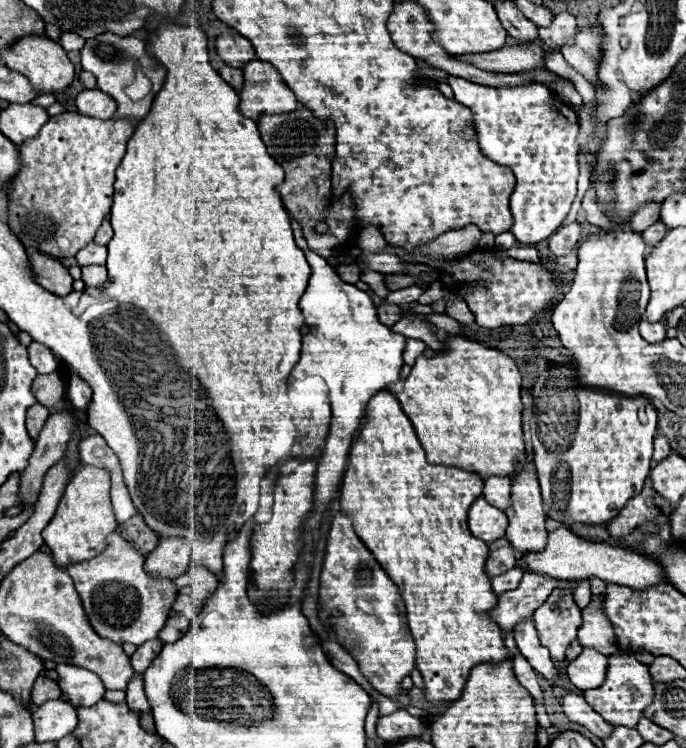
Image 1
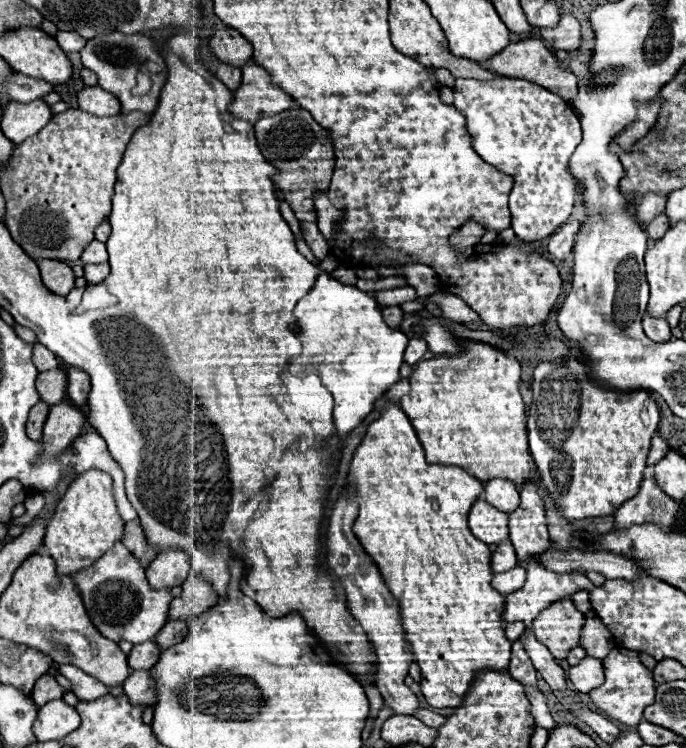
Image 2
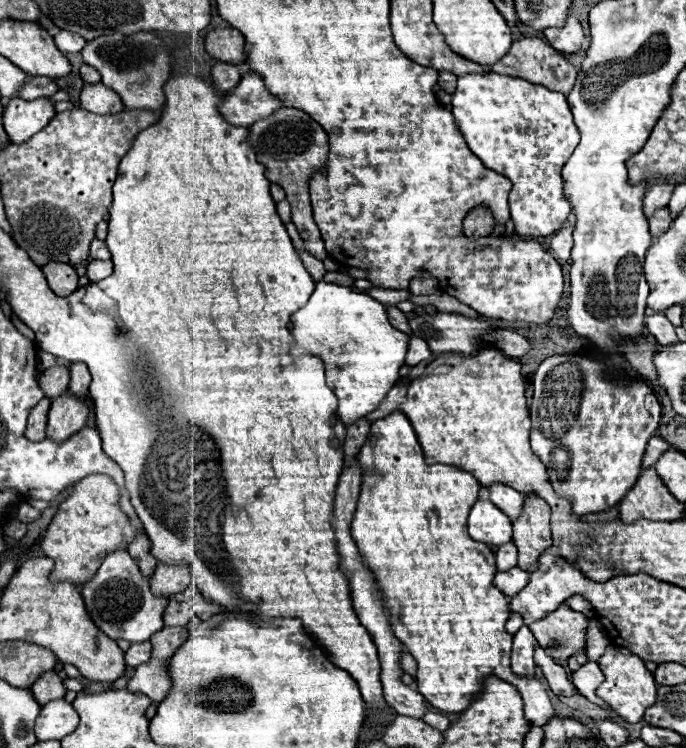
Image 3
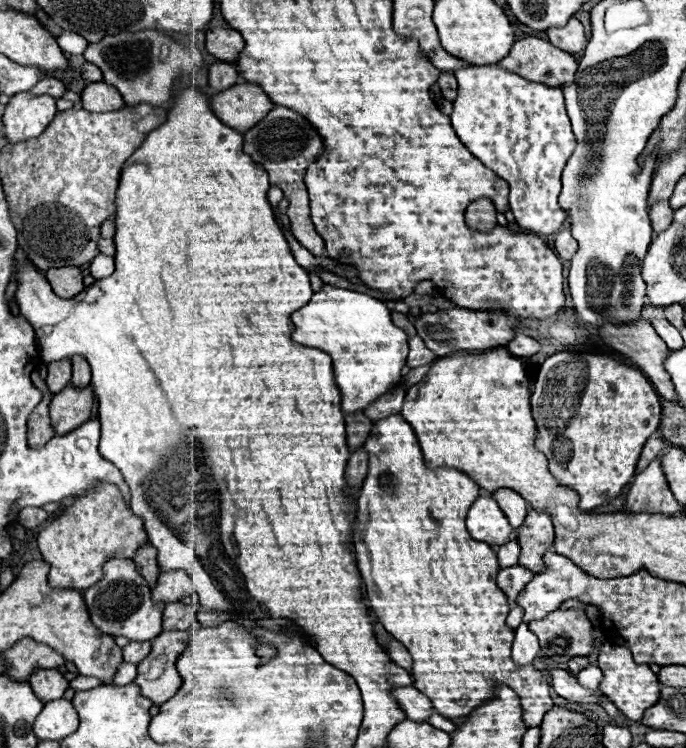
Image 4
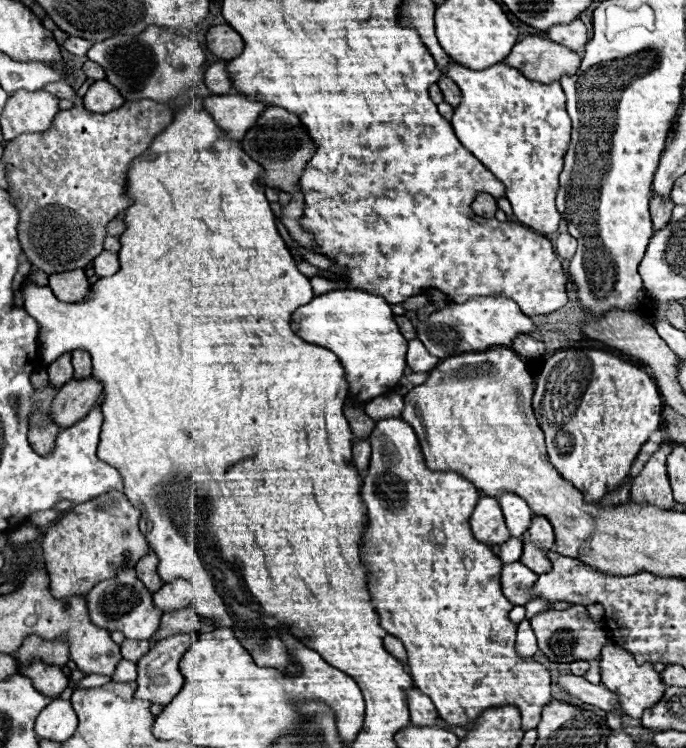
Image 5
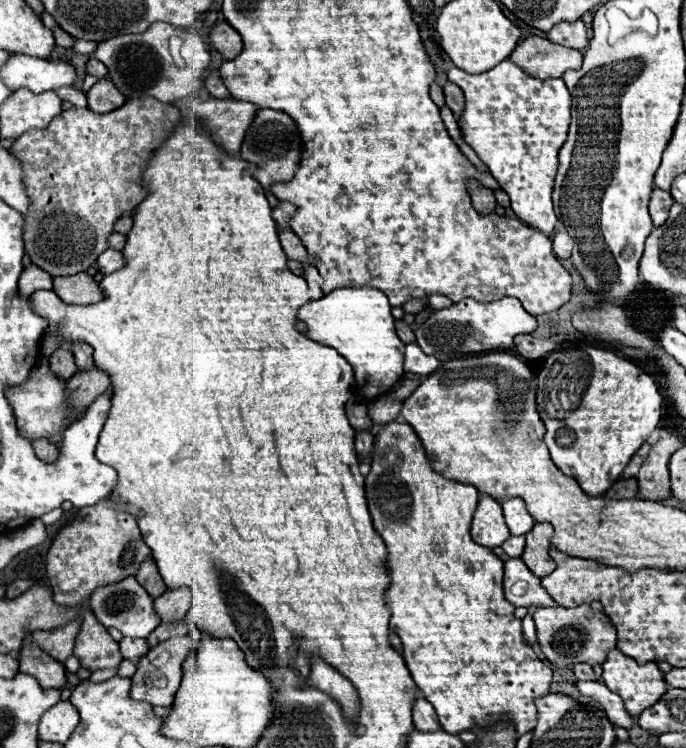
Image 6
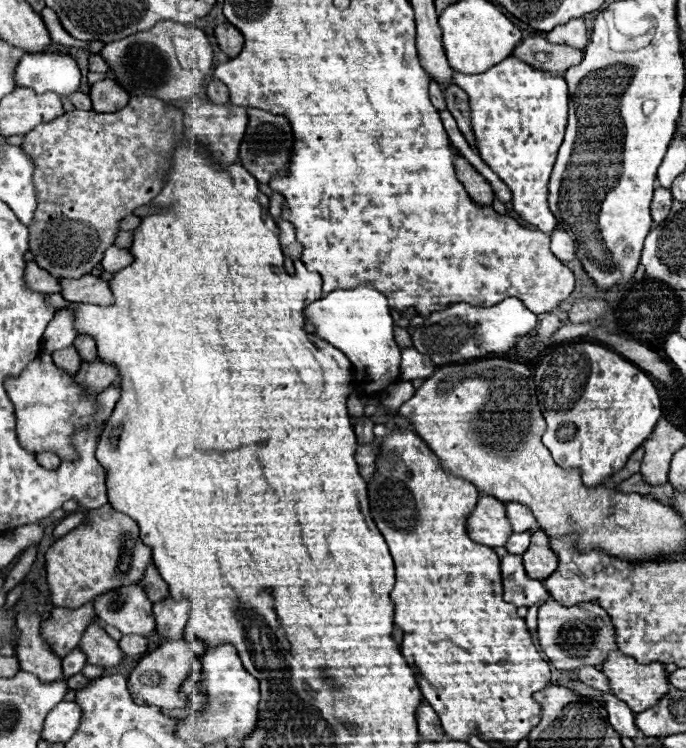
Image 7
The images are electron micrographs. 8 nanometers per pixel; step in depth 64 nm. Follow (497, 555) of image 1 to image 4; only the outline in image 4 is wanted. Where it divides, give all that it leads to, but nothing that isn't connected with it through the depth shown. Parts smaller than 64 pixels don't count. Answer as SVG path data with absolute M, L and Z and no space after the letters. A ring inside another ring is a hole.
M516 540L502 544L498 550L498 564L502 566L516 566L518 564L518 556L520 556L520 546Z

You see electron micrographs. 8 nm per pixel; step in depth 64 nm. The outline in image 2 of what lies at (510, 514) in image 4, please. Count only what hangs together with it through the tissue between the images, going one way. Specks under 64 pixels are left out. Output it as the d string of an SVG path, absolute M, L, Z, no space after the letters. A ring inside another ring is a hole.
M492 478L484 484L486 490L486 502L496 506L502 512L512 512L520 504L520 496L516 486L510 480L504 478Z

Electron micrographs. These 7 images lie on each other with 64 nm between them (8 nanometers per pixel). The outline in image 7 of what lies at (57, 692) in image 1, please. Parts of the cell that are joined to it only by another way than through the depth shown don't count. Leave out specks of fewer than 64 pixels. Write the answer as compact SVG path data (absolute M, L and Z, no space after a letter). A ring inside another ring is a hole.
M34 604L18 614L18 630L20 638L16 644L16 658L20 662L20 670L36 674L46 684L62 680L62 660L52 654L48 644L40 638L40 620Z

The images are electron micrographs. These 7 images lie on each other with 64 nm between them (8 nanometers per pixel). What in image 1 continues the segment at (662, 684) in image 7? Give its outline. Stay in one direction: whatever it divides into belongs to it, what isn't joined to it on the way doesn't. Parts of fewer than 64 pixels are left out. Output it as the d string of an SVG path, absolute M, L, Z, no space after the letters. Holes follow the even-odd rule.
M626 652L626 654L612 654L608 658L606 680L602 682L602 686L598 686L594 690L584 690L584 698L612 726L634 728L638 724L638 720L642 718L644 708L654 698L654 682L652 682L652 678L648 674L648 666L640 664L630 652Z

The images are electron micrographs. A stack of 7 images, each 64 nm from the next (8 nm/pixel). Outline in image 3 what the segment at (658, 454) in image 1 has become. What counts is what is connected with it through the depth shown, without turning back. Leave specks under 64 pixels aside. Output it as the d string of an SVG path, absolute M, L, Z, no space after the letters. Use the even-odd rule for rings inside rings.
M652 436L650 442L648 442L644 460L642 460L642 468L650 468L650 466L654 466L656 460L658 460L666 450L670 450L670 444L664 442L660 436Z

